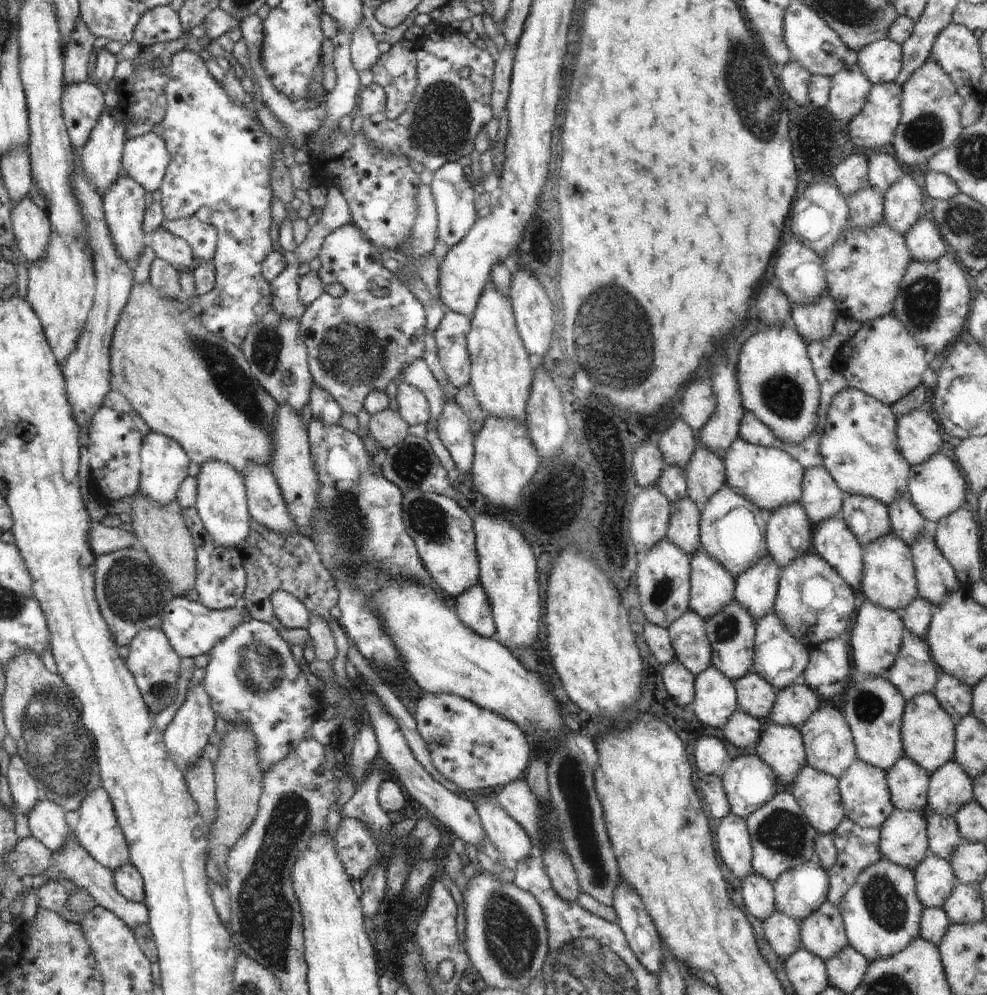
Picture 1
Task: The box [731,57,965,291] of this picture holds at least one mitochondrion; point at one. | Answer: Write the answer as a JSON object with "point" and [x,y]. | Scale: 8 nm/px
{"point":[925,131]}

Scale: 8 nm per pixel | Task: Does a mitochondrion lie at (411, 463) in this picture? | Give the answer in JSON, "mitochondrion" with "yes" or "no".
{"mitochondrion":"yes"}

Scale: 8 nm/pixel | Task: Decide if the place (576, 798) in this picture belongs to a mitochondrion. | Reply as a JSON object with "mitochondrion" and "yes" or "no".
{"mitochondrion":"yes"}

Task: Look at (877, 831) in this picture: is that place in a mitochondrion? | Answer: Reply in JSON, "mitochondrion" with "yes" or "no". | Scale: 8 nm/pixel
{"mitochondrion":"no"}

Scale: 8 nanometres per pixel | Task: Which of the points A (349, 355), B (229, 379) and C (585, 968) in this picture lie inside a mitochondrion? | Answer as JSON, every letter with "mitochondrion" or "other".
{"A":"mitochondrion","B":"mitochondrion","C":"mitochondrion"}

